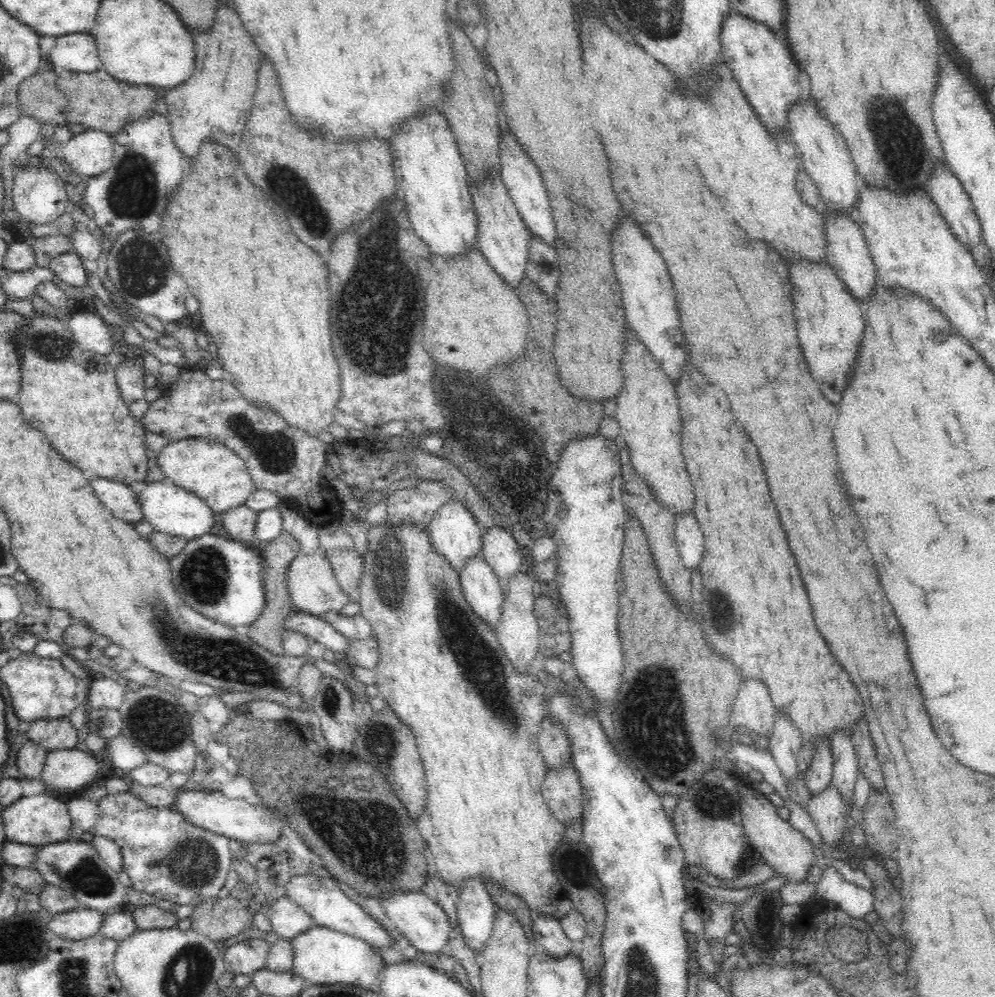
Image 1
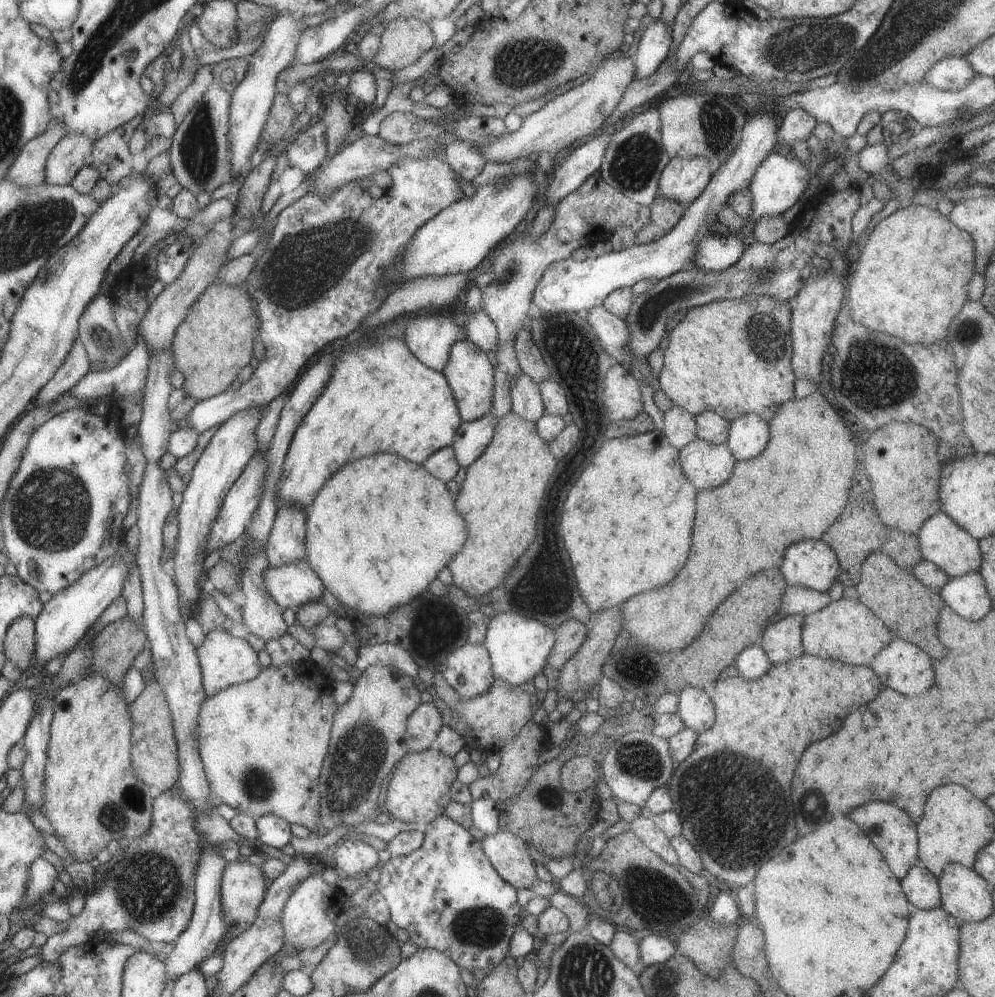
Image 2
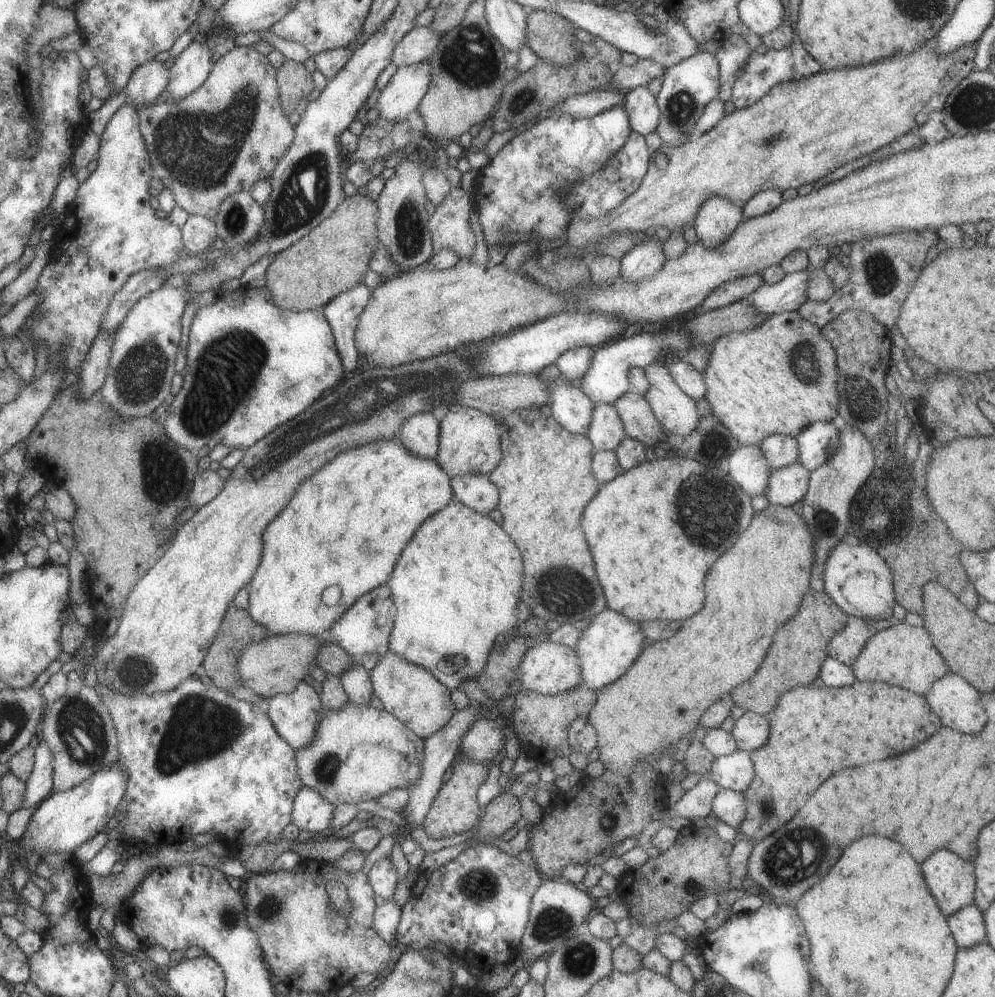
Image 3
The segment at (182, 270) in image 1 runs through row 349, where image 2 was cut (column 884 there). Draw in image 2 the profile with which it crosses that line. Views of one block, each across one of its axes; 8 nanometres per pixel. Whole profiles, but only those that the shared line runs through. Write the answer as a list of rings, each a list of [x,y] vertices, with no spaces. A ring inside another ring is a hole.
[[[910,203],[908,208],[898,209],[896,212],[889,216],[884,216],[880,222],[874,225],[874,230],[869,231],[868,238],[864,242],[864,248],[862,248],[862,254],[859,254],[857,261],[852,262],[851,271],[849,272],[846,281],[846,299],[847,304],[851,310],[852,320],[858,324],[865,326],[873,331],[886,332],[890,336],[898,336],[910,344],[934,344],[938,340],[942,340],[946,336],[946,328],[948,324],[952,322],[952,318],[956,316],[964,308],[966,302],[968,302],[968,282],[975,273],[975,240],[972,235],[961,228],[958,228],[946,215],[942,215],[940,211],[929,208],[925,205],[917,205],[916,203]]]

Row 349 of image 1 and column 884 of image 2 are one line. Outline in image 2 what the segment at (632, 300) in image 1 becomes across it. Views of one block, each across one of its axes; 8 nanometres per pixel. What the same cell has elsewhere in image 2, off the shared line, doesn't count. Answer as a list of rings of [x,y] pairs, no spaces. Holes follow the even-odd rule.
[[[898,637],[878,652],[871,667],[880,676],[882,684],[906,696],[922,694],[934,684],[930,656],[920,648],[916,650],[915,644]]]

